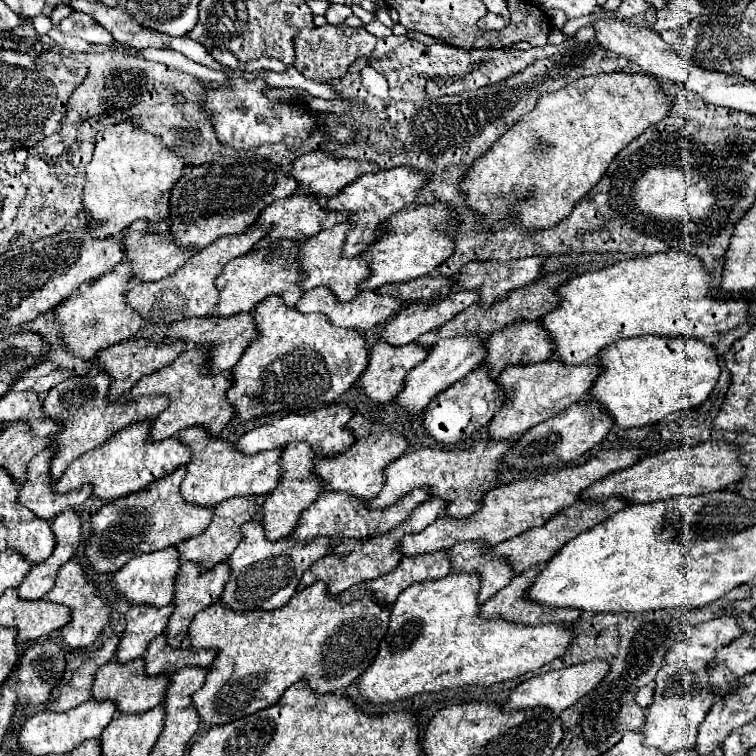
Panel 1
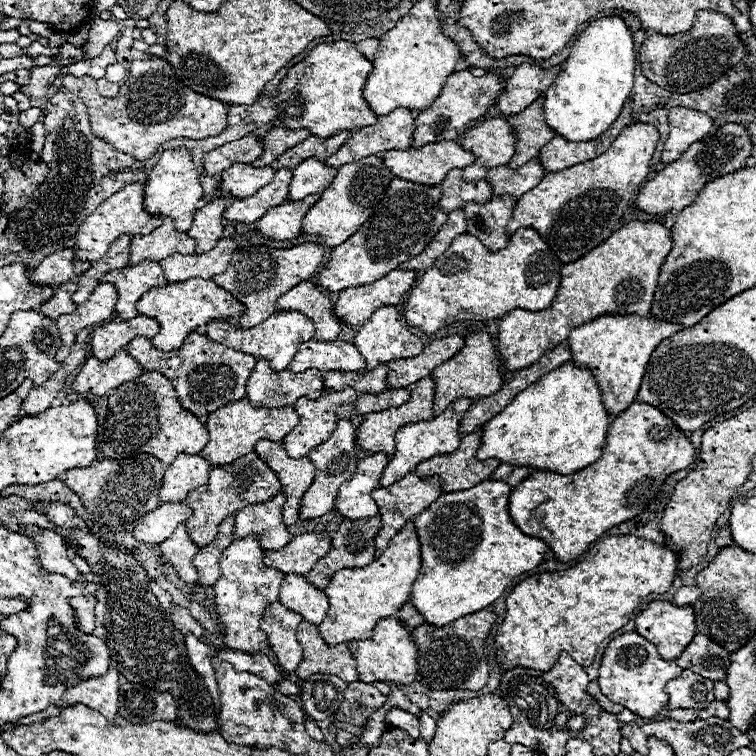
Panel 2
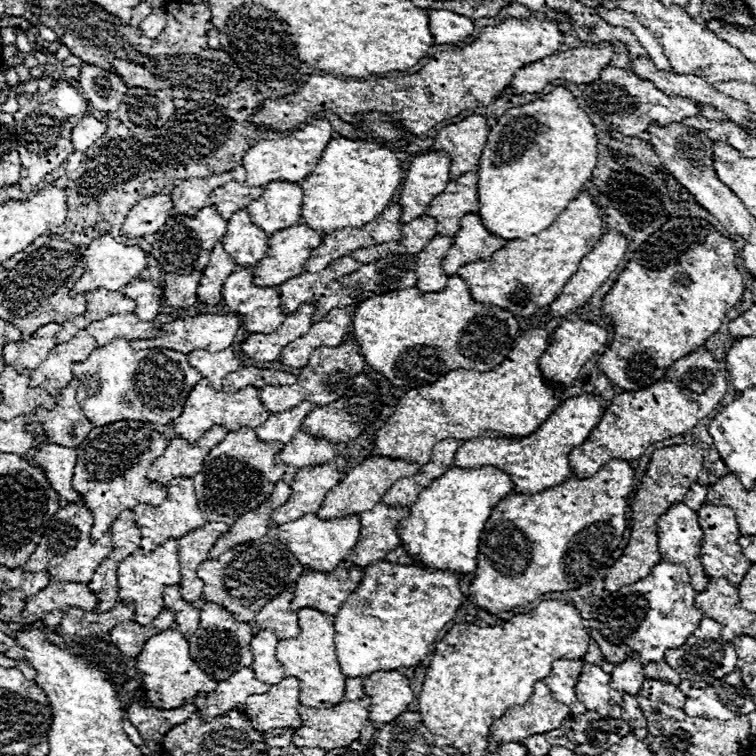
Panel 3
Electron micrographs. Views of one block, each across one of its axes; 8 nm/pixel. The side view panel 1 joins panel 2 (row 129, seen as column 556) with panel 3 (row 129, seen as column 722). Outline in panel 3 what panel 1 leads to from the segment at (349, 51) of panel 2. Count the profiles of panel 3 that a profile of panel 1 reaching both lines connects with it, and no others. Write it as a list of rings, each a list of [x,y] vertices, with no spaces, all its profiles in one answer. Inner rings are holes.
[[[316,120],[314,124],[306,124],[304,130],[294,130],[284,138],[278,140],[260,140],[254,144],[242,160],[242,166],[246,168],[246,186],[266,186],[274,180],[284,180],[284,182],[300,182],[304,180],[314,166],[318,164],[324,148],[332,140],[334,130],[328,120]]]

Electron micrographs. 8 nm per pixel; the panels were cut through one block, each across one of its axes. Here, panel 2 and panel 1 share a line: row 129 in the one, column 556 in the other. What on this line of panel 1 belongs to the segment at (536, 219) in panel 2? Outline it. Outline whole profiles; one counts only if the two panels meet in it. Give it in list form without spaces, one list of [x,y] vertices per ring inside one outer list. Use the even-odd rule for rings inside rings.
[[[448,574],[442,580],[420,582],[406,588],[390,608],[390,626],[380,642],[374,662],[356,680],[358,692],[372,704],[394,704],[416,694],[442,692],[460,686],[490,686],[514,680],[526,672],[560,658],[572,640],[572,630],[560,624],[546,626],[520,626],[510,622],[488,622],[480,616],[476,600],[478,578],[476,574]]]

